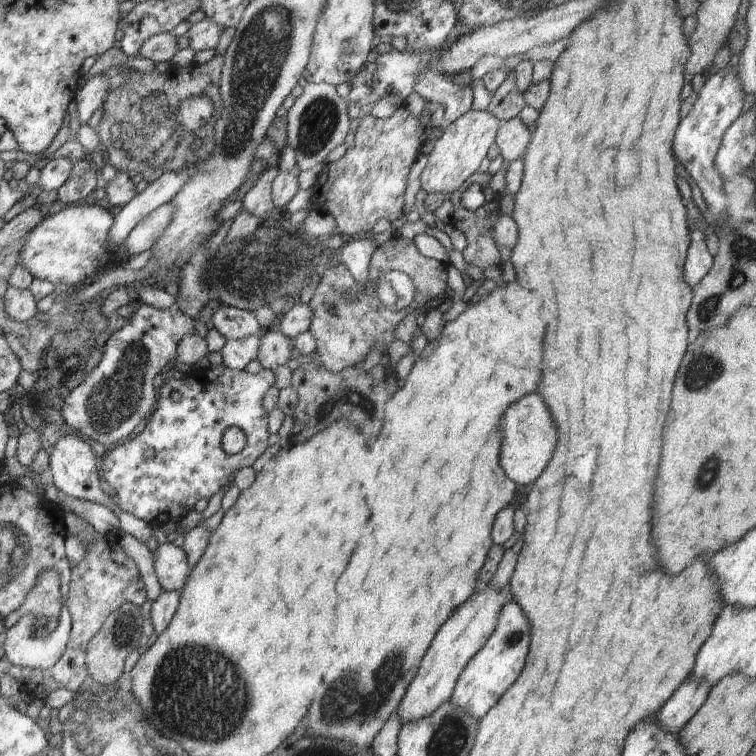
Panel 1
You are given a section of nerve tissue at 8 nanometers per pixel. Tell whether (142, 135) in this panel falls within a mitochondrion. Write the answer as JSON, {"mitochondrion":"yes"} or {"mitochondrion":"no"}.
{"mitochondrion":"yes"}

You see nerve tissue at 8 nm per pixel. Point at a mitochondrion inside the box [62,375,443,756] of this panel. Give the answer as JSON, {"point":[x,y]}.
{"point":[199,691]}

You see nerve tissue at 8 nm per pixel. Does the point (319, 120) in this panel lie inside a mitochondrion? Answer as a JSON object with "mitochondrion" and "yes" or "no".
{"mitochondrion":"yes"}

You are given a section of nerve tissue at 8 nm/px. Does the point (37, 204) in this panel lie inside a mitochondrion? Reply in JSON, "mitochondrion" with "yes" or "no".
{"mitochondrion":"no"}

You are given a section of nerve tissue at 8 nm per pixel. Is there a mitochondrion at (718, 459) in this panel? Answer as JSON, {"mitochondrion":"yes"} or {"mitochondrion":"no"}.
{"mitochondrion":"yes"}

